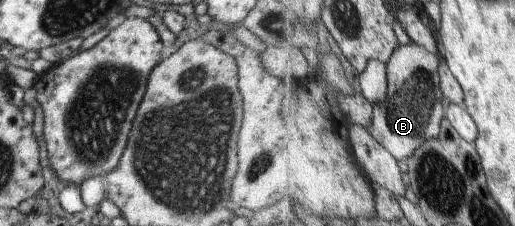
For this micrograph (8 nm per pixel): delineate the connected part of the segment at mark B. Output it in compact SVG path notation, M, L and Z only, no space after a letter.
M413 42L400 45L385 63L387 98L374 105L372 127L367 129L397 160L408 161L427 139L440 135L445 118L440 61L439 55Z

